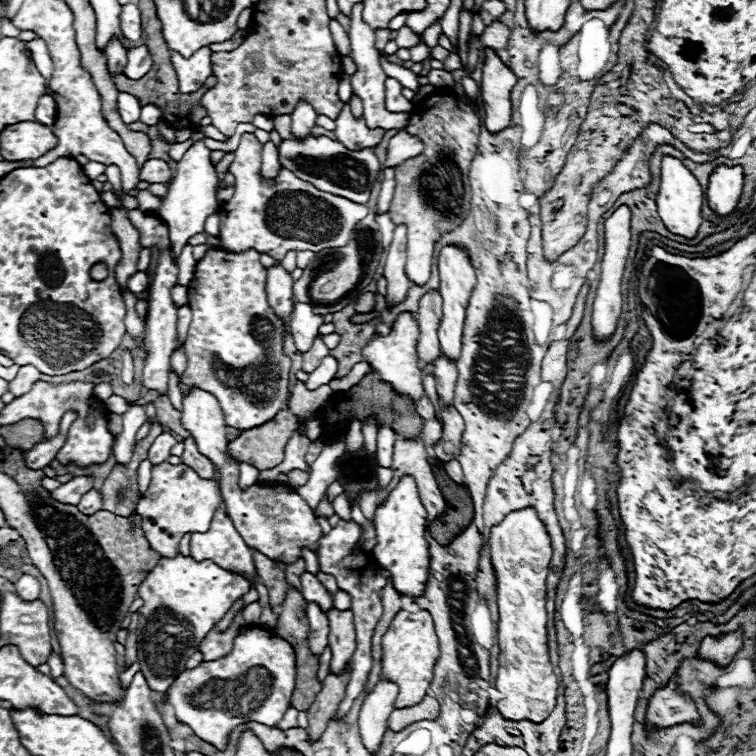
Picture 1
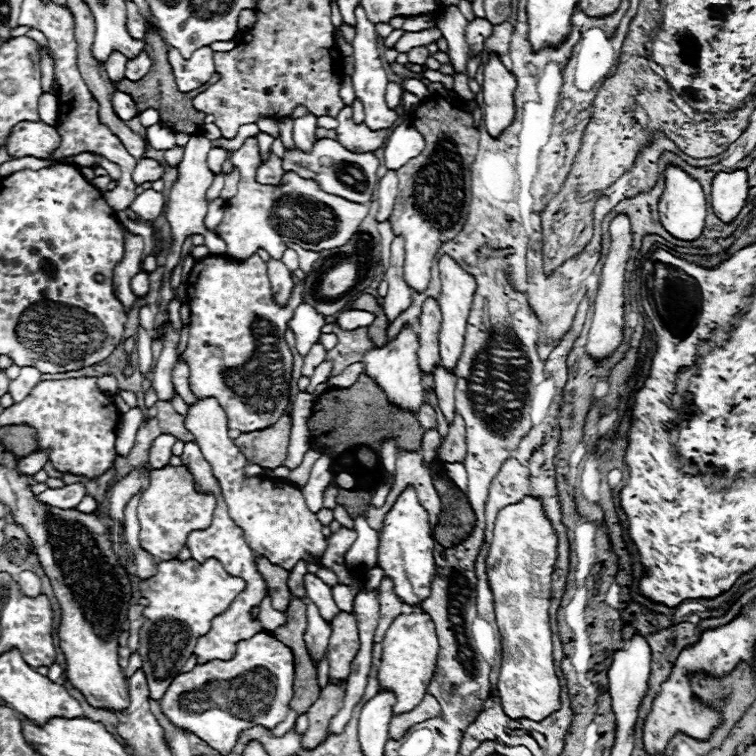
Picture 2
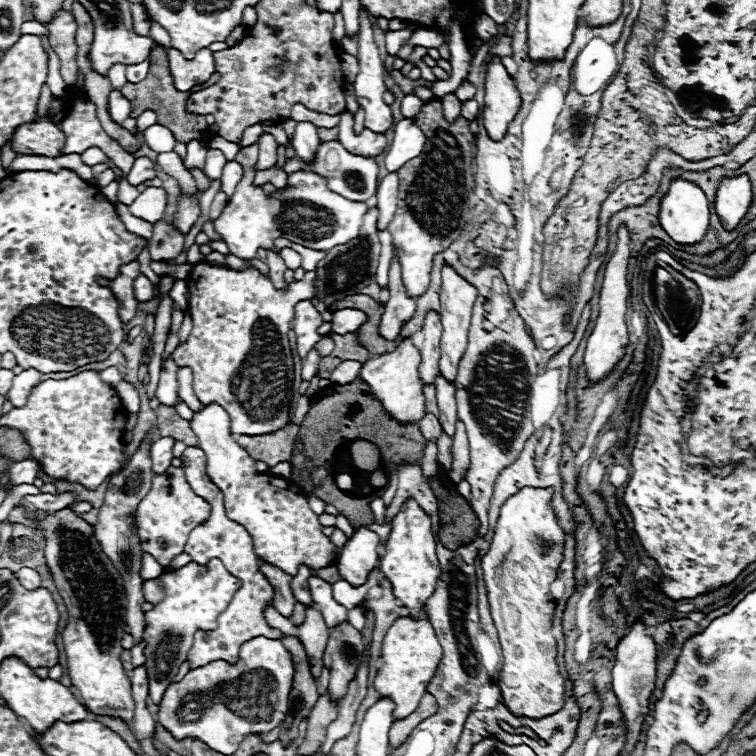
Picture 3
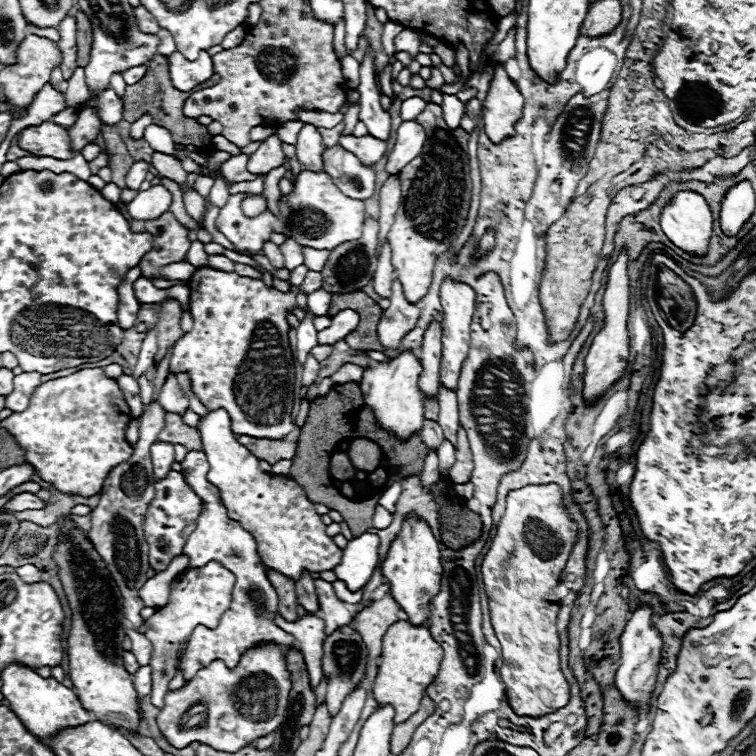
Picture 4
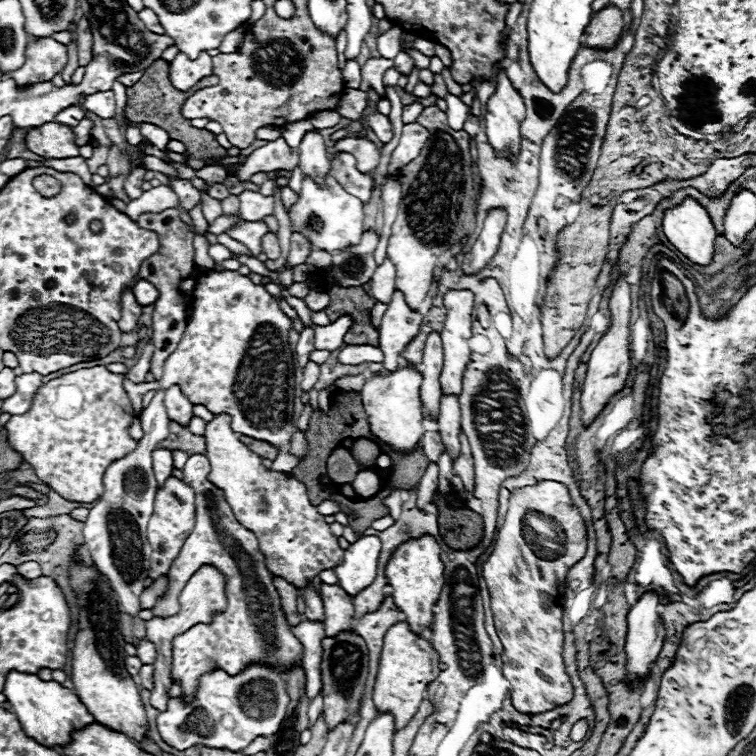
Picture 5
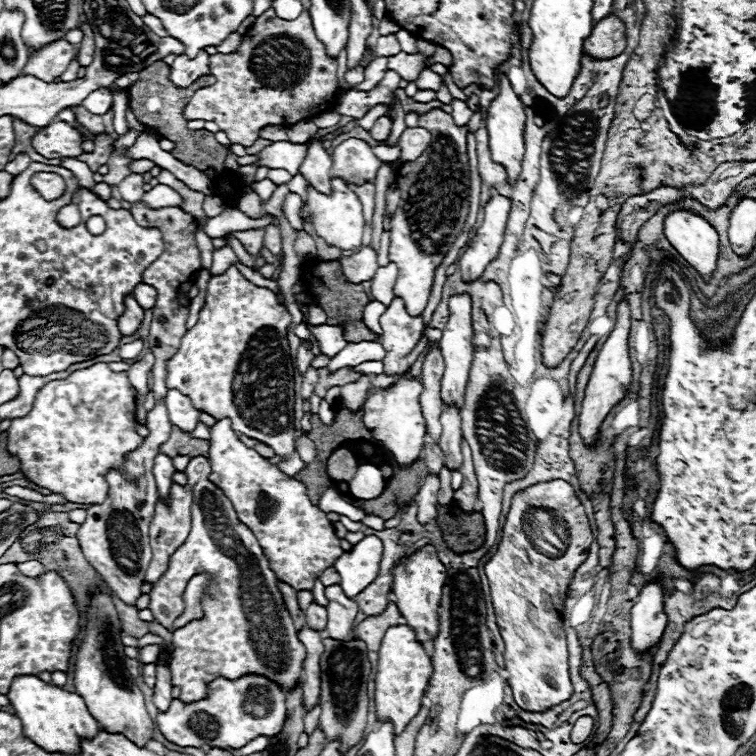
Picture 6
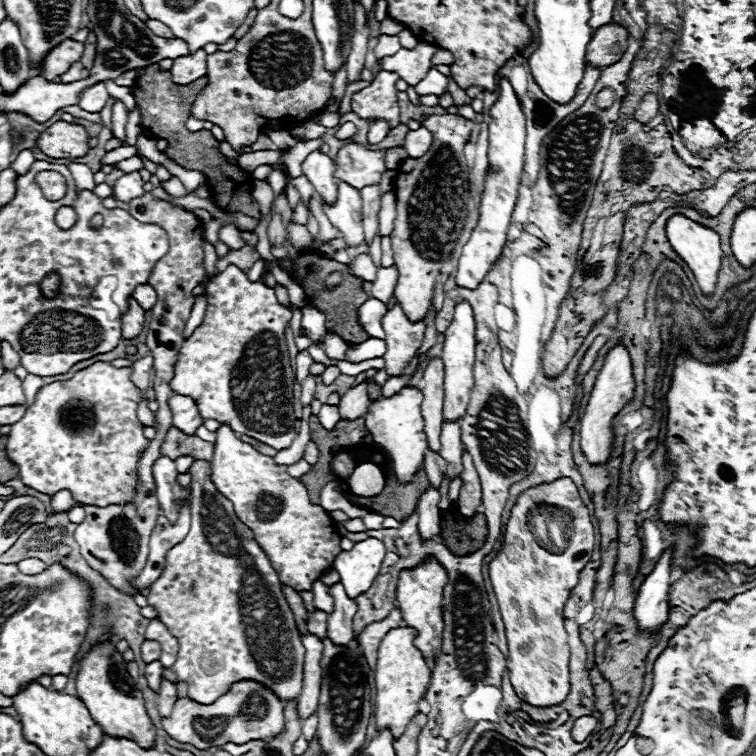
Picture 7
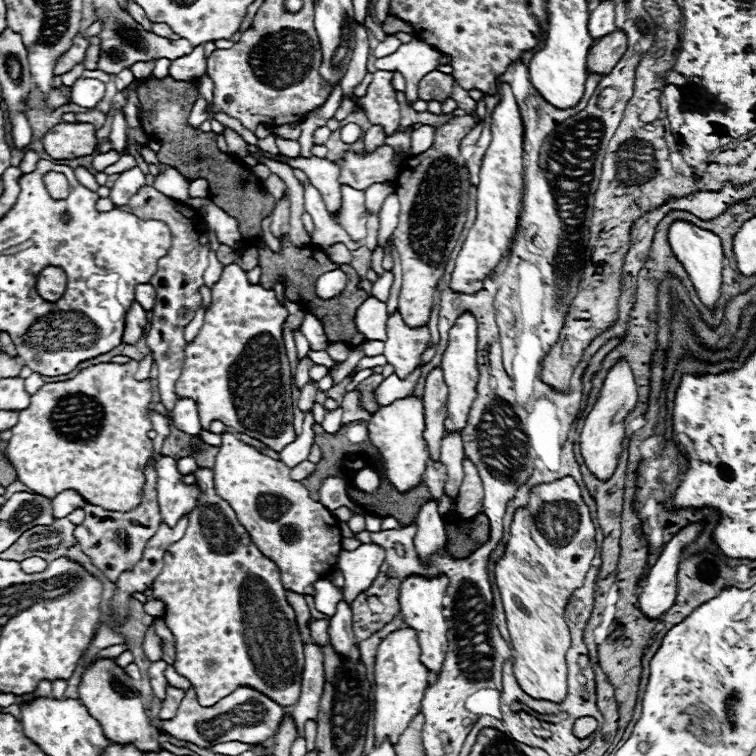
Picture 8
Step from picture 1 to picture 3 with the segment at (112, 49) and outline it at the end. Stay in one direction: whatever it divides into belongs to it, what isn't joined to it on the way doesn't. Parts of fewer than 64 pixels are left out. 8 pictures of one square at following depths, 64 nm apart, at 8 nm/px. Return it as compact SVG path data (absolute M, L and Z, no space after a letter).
M114 64L108 70L108 80L114 86L114 90L120 90L126 84L126 76L124 74L126 74L126 64Z

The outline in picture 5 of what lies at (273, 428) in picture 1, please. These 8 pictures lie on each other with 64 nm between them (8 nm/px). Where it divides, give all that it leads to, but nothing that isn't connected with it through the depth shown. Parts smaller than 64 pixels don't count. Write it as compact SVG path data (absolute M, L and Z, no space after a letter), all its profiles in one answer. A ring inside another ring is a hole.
M298 430L294 436L292 436L292 454L294 456L298 456L298 458L302 458L304 454L306 454L306 438L304 438L304 432L302 430ZM238 434L238 440L242 444L246 444L248 448L252 448L252 452L256 452L260 458L268 458L268 460L274 460L278 456L278 448L268 444L268 442L262 442L262 440L254 440L250 436L244 436L244 434Z

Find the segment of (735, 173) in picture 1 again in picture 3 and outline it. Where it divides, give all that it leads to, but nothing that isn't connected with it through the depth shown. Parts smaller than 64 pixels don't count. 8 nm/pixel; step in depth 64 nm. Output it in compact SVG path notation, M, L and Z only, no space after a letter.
M746 174L722 178L716 190L714 212L726 230L734 230L752 204L752 186Z

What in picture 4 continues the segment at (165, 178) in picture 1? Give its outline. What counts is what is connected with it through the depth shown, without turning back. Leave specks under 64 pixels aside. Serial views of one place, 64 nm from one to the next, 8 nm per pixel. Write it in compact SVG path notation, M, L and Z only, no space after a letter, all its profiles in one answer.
M140 160L140 162L134 162L132 164L132 168L128 170L128 174L126 174L126 186L128 188L132 188L132 190L138 190L140 188L140 184L144 182L144 178L146 178L146 174L150 172L150 162L144 162L144 160Z

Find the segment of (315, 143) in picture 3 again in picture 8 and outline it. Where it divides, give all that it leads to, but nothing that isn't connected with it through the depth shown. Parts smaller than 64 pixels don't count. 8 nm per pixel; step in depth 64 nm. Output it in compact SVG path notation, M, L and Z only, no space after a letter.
M310 156L310 158L296 158L290 160L292 168L300 168L306 172L310 184L322 194L328 212L336 212L340 208L340 166L336 162L330 162L326 158Z

